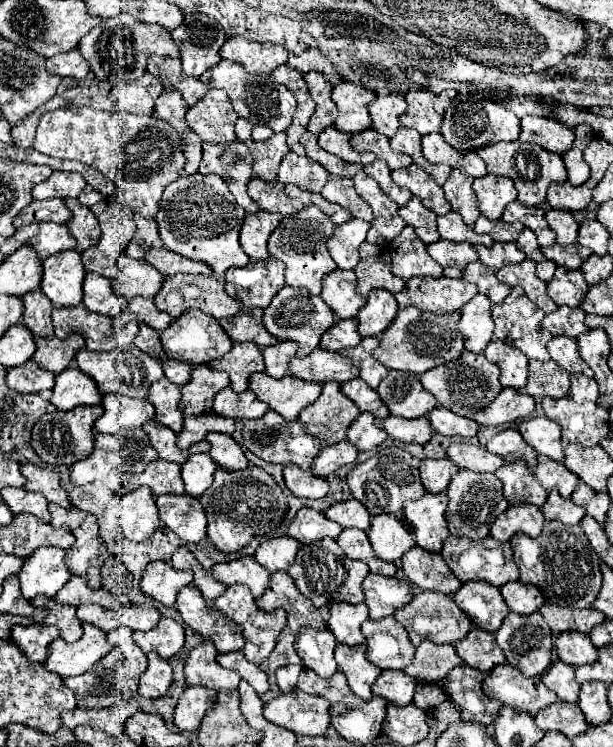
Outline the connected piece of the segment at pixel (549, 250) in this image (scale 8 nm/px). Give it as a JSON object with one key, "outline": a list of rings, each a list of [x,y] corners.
{"outline":[[[574,243],[574,245],[550,245],[542,247],[542,253],[546,259],[554,261],[556,265],[562,265],[566,269],[580,269],[582,261],[590,255],[590,249]]]}

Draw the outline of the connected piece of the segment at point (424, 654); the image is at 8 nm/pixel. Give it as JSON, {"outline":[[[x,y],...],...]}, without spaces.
{"outline":[[[422,641],[416,647],[416,655],[412,663],[404,669],[410,677],[416,681],[426,681],[426,683],[436,683],[440,681],[450,669],[462,665],[464,661],[458,657],[454,645],[438,645],[432,641]]]}

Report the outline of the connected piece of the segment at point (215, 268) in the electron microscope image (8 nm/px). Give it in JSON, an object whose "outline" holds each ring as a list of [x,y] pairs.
{"outline":[[[194,173],[176,179],[164,189],[156,223],[166,249],[206,263],[212,273],[220,277],[230,267],[242,267],[250,263],[250,257],[238,243],[238,233],[244,217],[246,211],[236,203],[222,177]]]}

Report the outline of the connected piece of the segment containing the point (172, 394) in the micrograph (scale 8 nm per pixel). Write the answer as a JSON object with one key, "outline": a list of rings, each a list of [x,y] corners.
{"outline":[[[166,377],[152,383],[148,389],[148,401],[156,407],[156,419],[166,427],[170,427],[174,433],[180,433],[184,423],[182,409],[178,407],[180,397],[182,397],[180,387],[170,383]]]}

